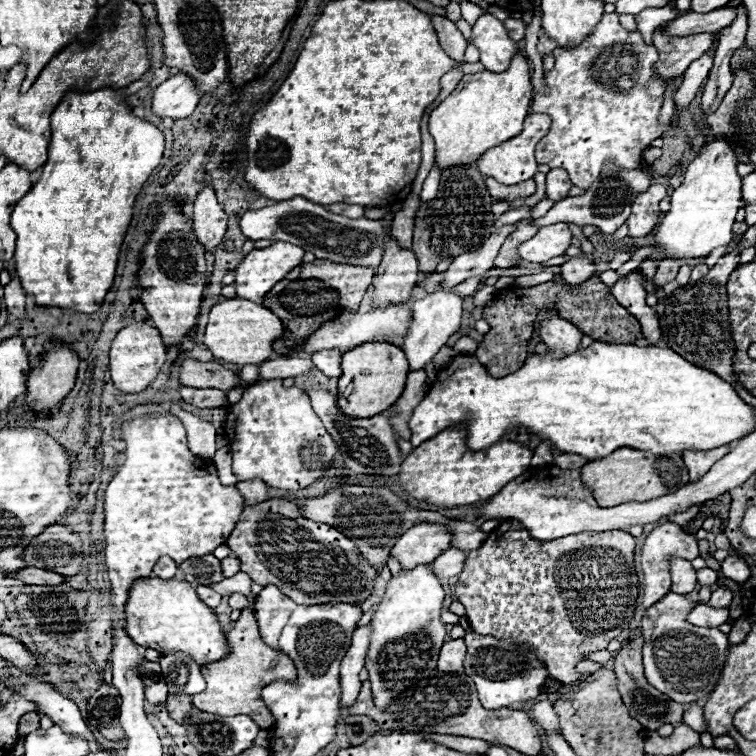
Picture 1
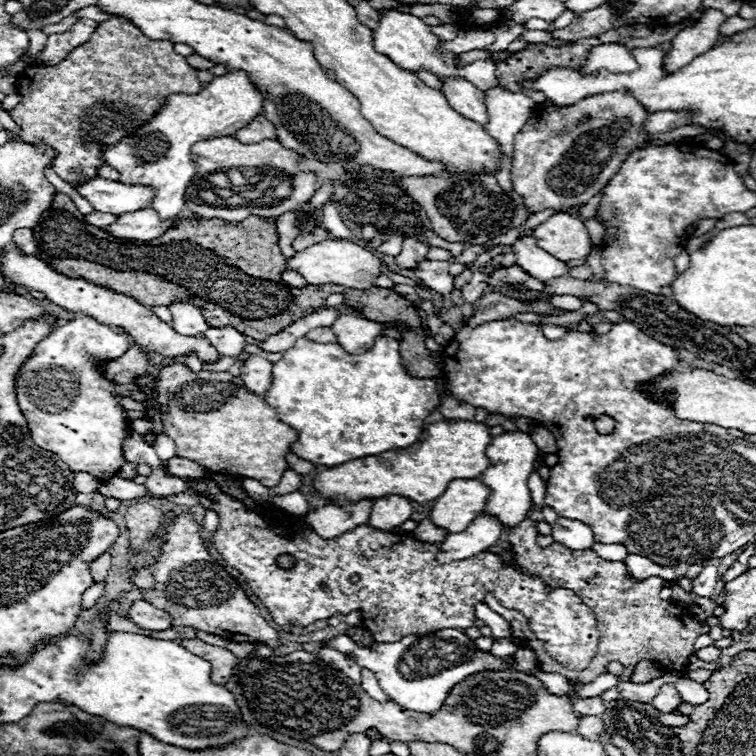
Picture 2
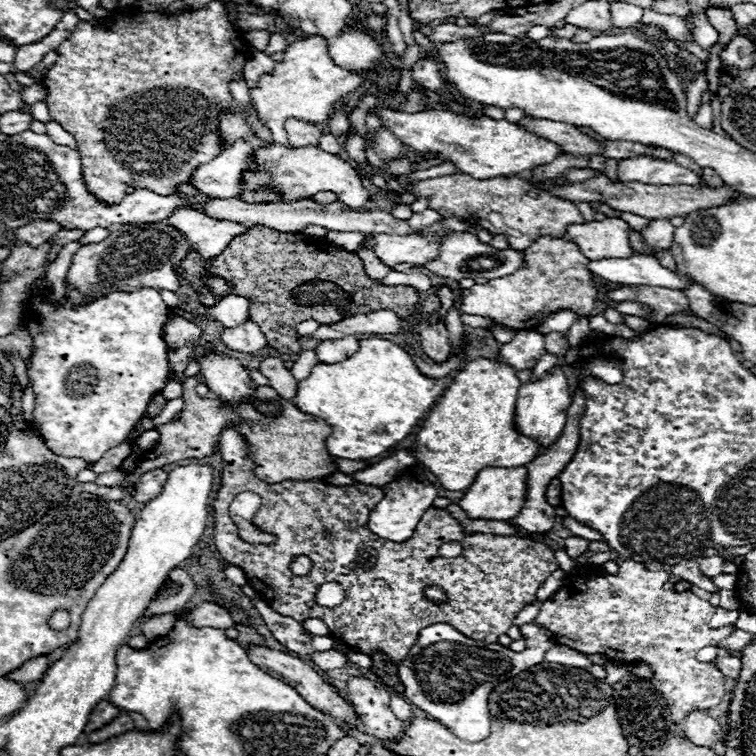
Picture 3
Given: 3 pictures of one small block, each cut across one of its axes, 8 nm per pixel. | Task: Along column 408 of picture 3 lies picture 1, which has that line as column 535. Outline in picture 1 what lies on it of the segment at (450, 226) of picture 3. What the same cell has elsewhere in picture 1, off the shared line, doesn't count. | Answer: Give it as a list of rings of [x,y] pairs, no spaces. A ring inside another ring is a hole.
[[[566,222],[560,224],[552,224],[552,226],[544,226],[536,232],[534,238],[530,238],[528,242],[520,244],[518,254],[522,260],[534,262],[534,264],[542,264],[550,258],[556,256],[564,256],[566,250],[572,244],[572,232],[570,226]]]

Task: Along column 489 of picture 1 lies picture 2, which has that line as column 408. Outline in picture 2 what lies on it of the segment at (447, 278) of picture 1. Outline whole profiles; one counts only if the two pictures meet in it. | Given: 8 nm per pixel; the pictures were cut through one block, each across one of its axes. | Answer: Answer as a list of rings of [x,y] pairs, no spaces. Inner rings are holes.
[[[406,238],[402,242],[402,252],[394,256],[394,262],[402,270],[416,270],[418,264],[426,258],[426,252],[428,252],[428,244],[416,238]]]

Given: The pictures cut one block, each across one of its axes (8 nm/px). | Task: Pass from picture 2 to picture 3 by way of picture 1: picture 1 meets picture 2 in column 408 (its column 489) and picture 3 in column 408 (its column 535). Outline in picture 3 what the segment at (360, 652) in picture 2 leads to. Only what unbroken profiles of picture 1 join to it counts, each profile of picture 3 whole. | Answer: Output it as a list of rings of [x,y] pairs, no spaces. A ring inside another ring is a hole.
[[[444,622],[426,626],[416,638],[408,656],[396,664],[398,678],[404,684],[404,696],[410,704],[424,710],[430,718],[446,726],[458,738],[468,742],[486,738],[490,728],[490,690],[494,690],[494,686],[500,682],[520,674],[522,670],[540,664],[544,660],[544,652],[556,644],[554,634],[550,634],[550,630],[542,630],[540,626],[524,624],[520,632],[528,646],[524,652],[512,652],[500,644],[470,640]]]

